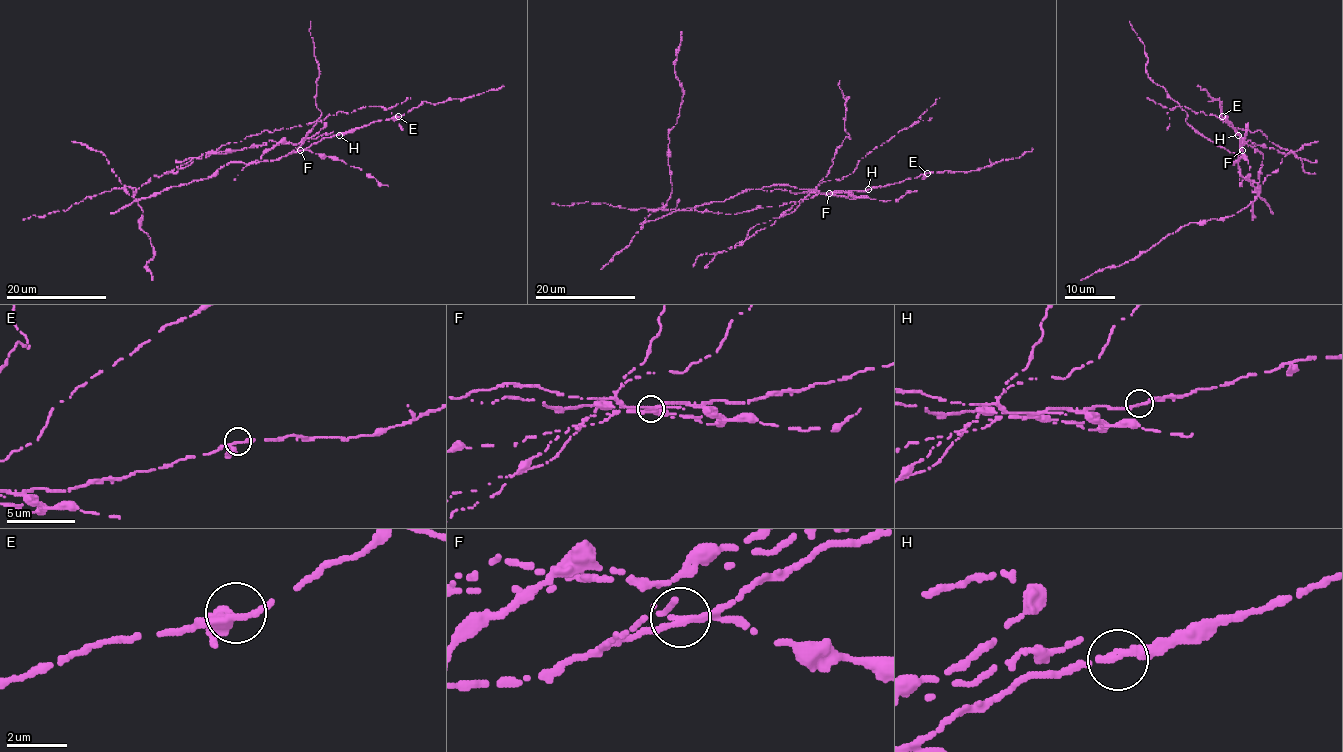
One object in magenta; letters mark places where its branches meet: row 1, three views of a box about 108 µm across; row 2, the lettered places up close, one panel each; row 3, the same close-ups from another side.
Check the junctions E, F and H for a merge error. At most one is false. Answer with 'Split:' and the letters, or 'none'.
Split: F

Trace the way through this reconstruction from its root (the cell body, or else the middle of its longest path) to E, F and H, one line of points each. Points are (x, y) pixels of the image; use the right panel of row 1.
E: (1242, 141), (1242, 155), (1239, 161), (1234, 162), (1242, 152), (1239, 135), (1222, 116)
F: (1242, 141), (1242, 155), (1239, 161), (1234, 162), (1242, 150)
H: (1242, 141), (1242, 155), (1239, 161), (1234, 162), (1242, 152), (1238, 135)

